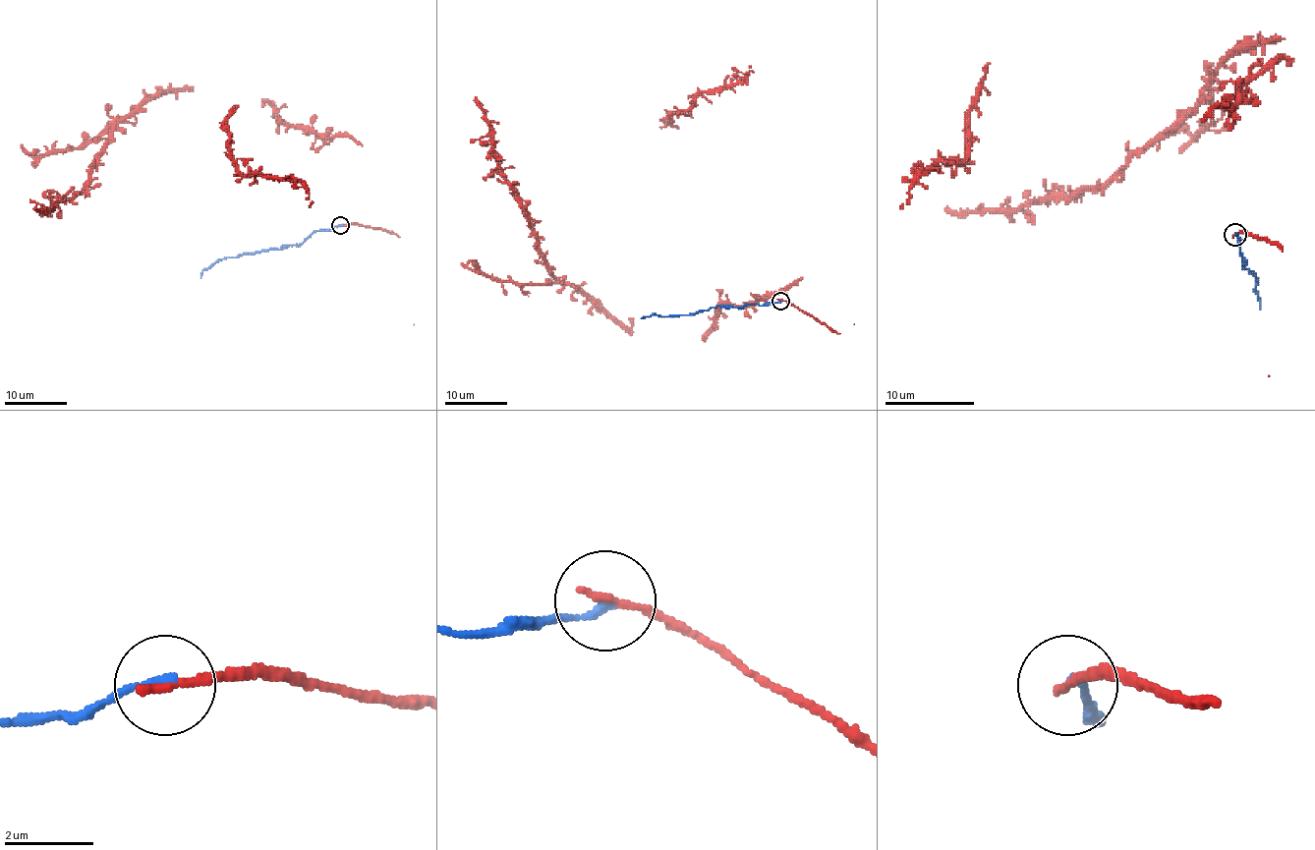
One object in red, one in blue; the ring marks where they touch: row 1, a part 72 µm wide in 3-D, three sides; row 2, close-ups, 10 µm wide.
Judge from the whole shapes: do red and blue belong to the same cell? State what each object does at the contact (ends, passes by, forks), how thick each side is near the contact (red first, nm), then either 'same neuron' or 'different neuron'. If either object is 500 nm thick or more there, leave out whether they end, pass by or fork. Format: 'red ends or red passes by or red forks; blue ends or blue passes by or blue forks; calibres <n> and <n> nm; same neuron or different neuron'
red ends; blue ends; calibres 200 and 180 nm; different neuron

